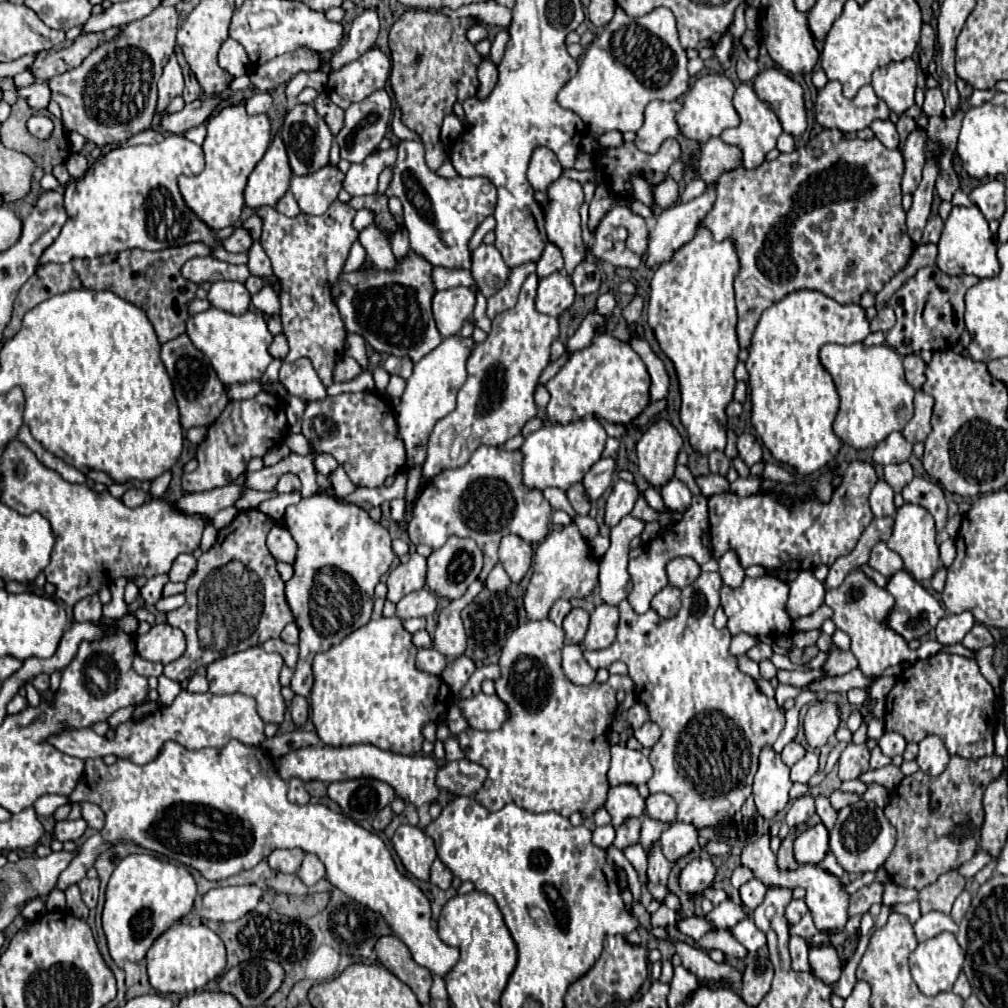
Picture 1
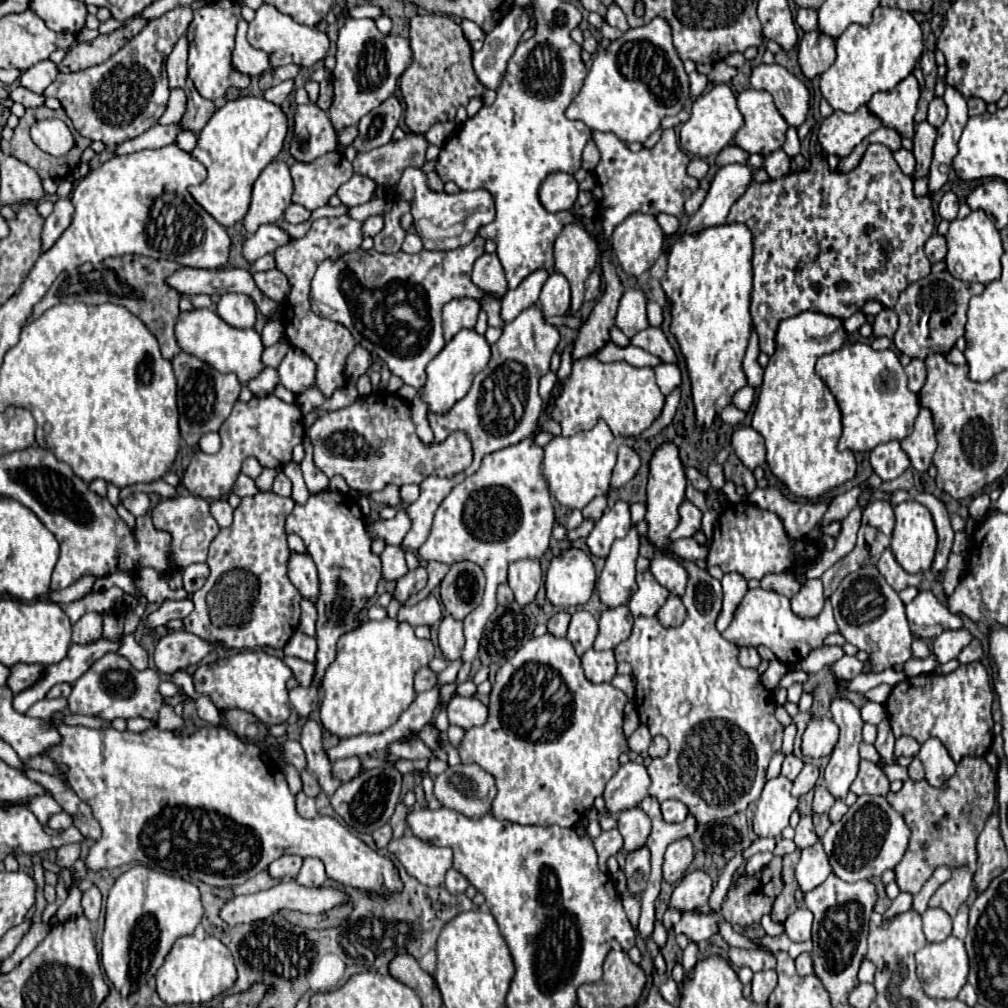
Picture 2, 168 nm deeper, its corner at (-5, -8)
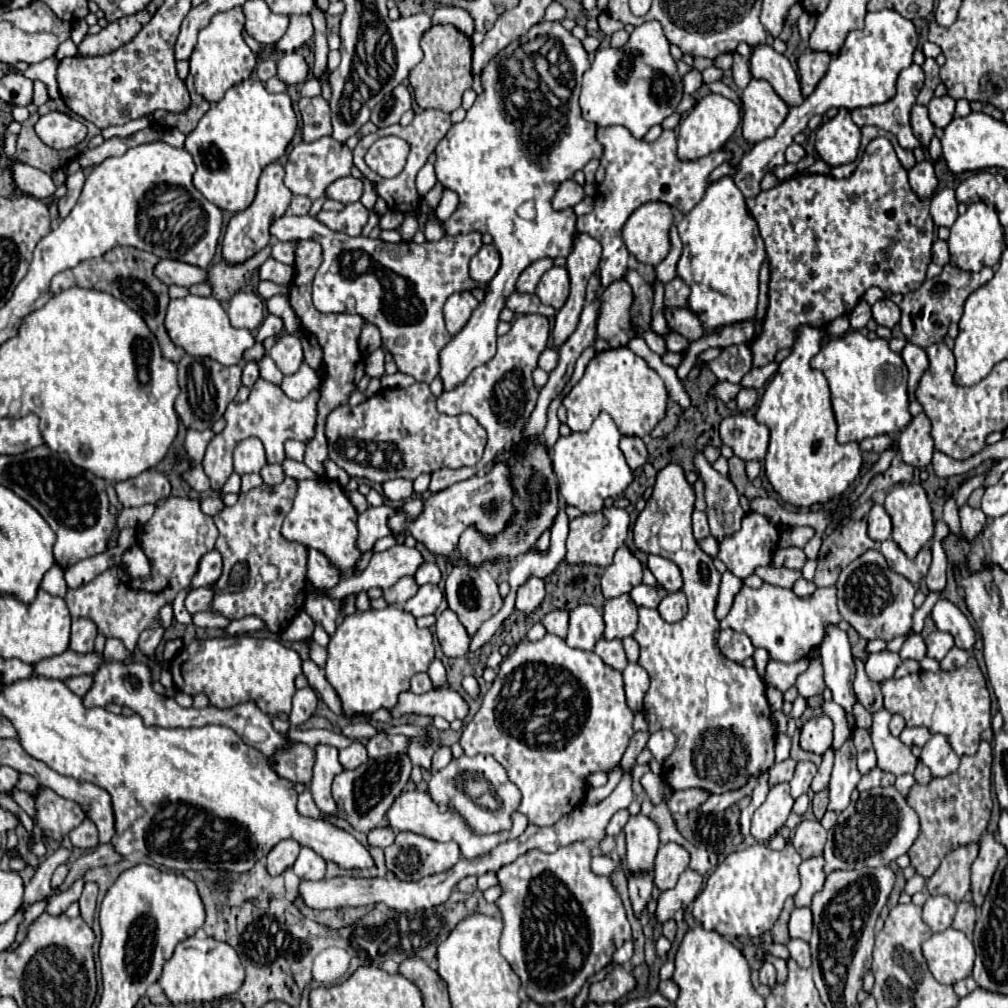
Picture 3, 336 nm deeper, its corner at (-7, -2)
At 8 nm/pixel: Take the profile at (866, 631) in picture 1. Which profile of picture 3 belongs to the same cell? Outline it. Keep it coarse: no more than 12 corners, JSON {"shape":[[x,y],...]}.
{"shape":[[875,549],[837,579],[841,617],[863,637],[911,629],[915,587]]}

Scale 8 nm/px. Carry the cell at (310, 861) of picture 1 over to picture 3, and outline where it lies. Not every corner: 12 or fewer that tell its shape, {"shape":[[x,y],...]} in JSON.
{"shape":[[303,847],[293,871],[301,879],[323,879],[325,859]]}

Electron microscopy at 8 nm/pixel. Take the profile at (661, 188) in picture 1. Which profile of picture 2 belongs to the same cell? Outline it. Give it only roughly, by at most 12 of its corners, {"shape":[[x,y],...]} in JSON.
{"shape":[[707,189],[697,191],[687,199],[685,211],[691,217],[701,207]]}

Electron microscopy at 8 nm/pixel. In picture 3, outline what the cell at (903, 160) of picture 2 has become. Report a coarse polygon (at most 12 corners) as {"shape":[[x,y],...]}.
{"shape":[[927,159],[909,169],[909,183],[921,199],[937,187],[933,163]]}

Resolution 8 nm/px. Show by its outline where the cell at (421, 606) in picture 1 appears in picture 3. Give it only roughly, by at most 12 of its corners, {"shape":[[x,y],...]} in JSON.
{"shape":[[421,585],[403,611],[413,617],[435,615],[443,593]]}

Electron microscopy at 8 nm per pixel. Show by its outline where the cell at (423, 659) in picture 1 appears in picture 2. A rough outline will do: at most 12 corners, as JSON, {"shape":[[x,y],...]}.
{"shape":[[421,667],[415,675],[415,691],[429,691],[437,683],[437,673]]}

